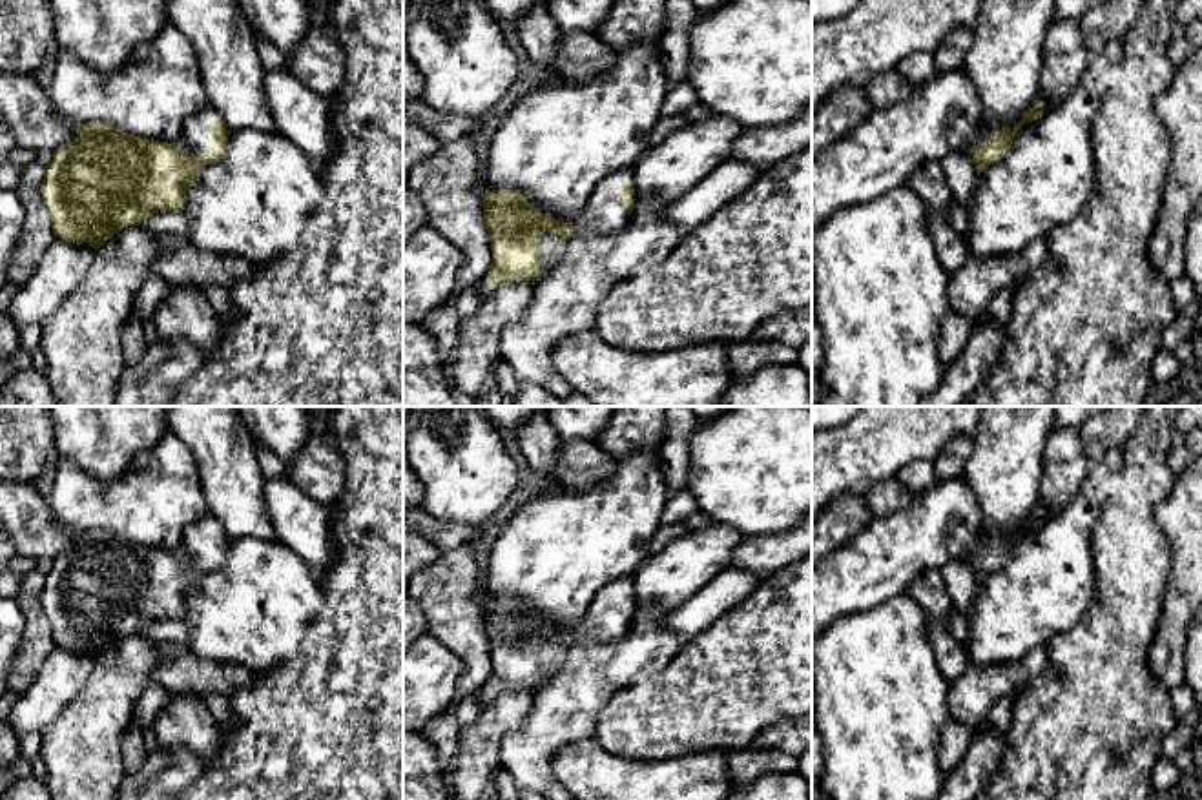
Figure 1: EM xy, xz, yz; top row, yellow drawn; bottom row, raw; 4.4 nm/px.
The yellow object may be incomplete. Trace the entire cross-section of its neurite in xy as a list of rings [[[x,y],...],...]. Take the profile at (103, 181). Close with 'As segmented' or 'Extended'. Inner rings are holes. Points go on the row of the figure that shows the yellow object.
[[[212,106],[184,120],[177,144],[122,133],[102,122],[77,126],[77,137],[53,151],[40,186],[55,237],[98,250],[120,230],[139,226],[159,211],[181,213],[184,197],[202,169],[223,159],[228,135],[230,129]]]. Extended

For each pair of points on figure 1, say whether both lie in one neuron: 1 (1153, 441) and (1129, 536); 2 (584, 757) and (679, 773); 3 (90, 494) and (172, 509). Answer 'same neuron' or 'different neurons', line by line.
1: same neuron
2: same neuron
3: same neuron

